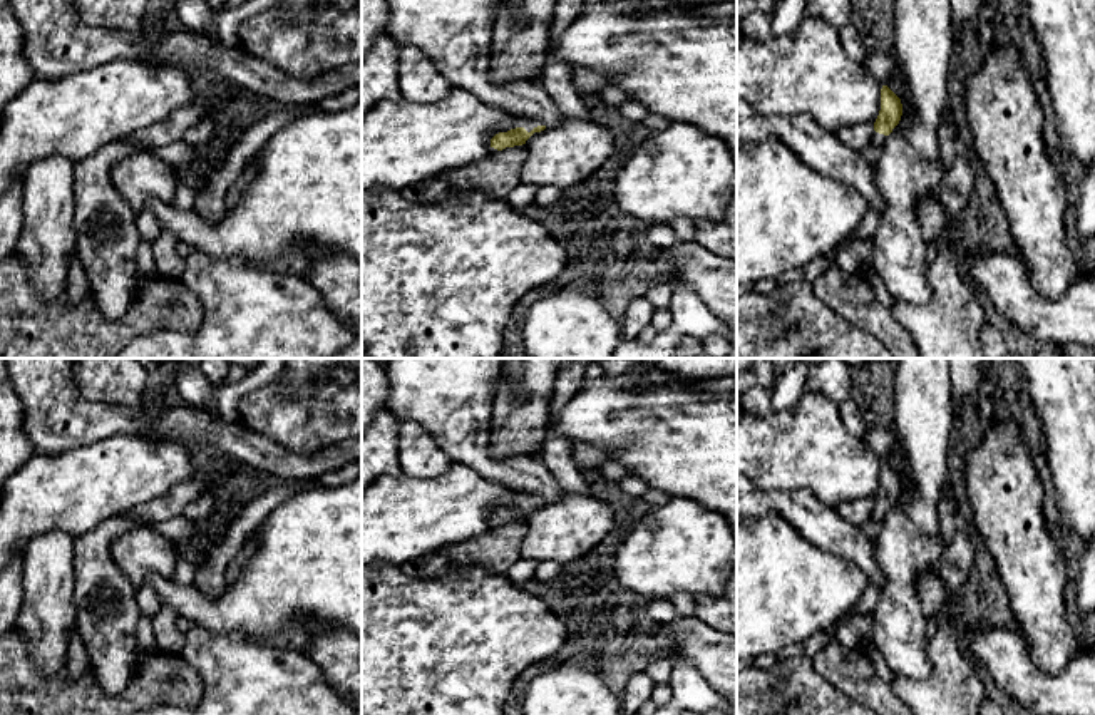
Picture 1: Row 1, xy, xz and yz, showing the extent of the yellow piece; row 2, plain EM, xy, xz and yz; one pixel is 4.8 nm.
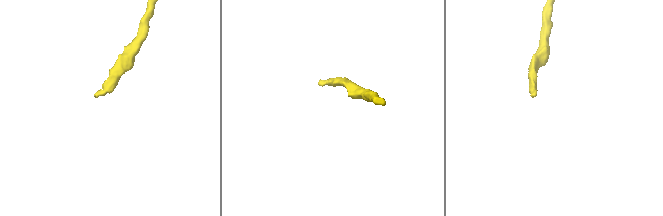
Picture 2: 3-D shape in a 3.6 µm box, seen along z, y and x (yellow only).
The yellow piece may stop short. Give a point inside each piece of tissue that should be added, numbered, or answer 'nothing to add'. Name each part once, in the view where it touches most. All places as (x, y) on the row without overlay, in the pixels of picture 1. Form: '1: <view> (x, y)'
1: xz (528, 499)

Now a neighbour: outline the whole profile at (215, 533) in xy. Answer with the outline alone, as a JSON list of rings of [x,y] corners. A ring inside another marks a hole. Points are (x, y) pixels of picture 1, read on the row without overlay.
[[[213,522],[211,526],[203,529],[201,538],[196,541],[196,544],[209,551],[213,546],[223,541],[228,527],[229,524],[221,526]]]

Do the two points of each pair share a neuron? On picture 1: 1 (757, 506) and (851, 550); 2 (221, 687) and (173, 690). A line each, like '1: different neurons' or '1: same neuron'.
1: same neuron
2: different neurons

